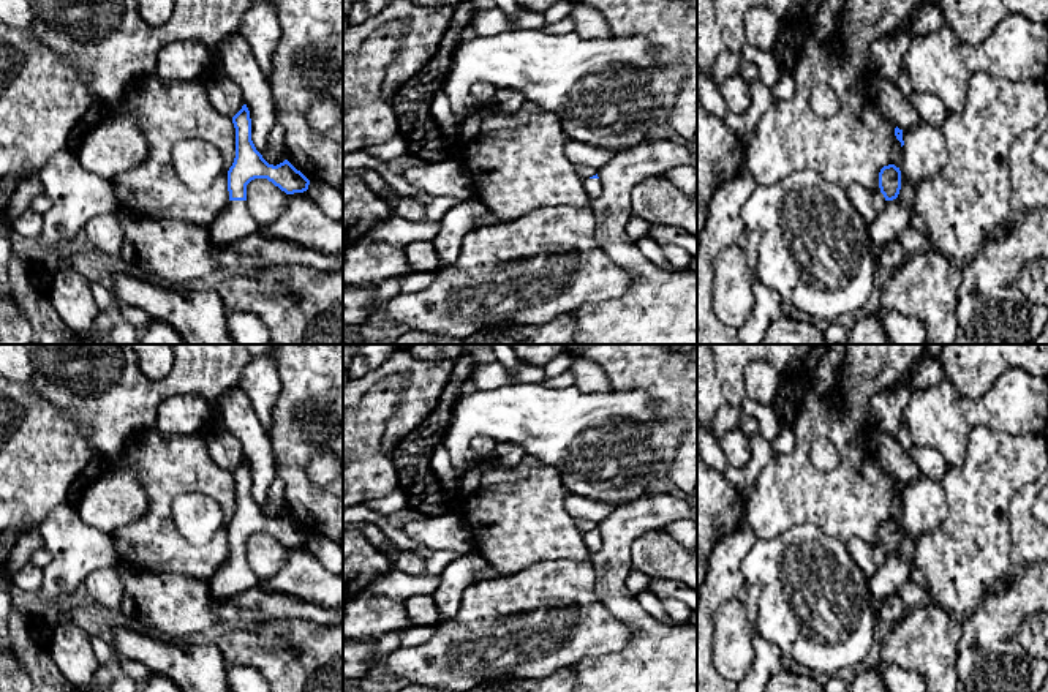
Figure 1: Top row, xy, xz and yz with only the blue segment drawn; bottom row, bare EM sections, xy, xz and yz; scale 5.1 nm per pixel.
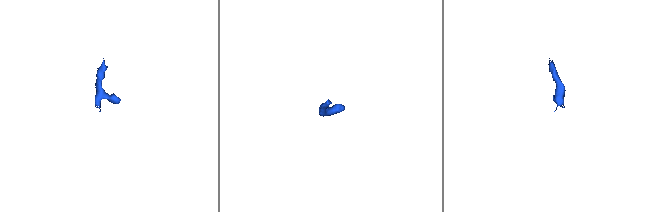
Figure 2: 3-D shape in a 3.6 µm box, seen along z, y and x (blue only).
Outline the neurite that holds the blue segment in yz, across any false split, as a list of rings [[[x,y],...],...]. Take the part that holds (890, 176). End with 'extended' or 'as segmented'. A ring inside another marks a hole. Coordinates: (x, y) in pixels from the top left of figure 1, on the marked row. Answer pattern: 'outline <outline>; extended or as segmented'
outline [[[895,164],[884,166],[879,172],[879,188],[885,197],[884,209],[868,226],[869,242],[874,259],[884,245],[899,237],[901,231],[909,226],[912,210],[906,210],[898,202],[901,190],[901,171]]]; extended

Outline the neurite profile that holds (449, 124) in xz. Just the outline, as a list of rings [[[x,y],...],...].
[[[438,87],[432,96],[432,115],[435,117],[444,139],[454,149],[457,149],[457,145],[460,142],[462,125],[463,125],[465,117],[457,115],[450,109],[450,101],[441,87]]]

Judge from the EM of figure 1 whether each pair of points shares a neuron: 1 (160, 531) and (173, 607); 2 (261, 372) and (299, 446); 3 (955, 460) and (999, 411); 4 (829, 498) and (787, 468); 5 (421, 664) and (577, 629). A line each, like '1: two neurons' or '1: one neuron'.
1: two neurons
2: two neurons
3: one neuron
4: one neuron
5: one neuron

